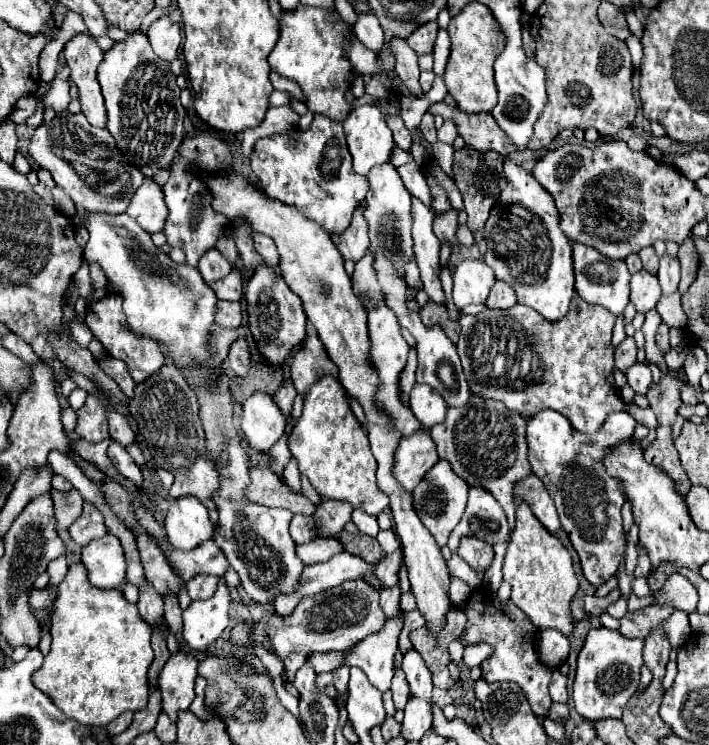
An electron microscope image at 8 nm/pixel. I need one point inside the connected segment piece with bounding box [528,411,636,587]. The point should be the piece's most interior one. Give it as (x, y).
(569, 463)

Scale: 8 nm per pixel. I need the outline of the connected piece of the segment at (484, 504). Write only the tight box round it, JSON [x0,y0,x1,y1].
[448,487,508,549]

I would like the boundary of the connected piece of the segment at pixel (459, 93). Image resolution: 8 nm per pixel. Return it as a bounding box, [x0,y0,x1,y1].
[444,3,506,113]

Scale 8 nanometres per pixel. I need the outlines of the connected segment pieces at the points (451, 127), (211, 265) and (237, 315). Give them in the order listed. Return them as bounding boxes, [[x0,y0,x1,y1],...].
[[438,121,458,143],[198,247,234,283],[216,301,242,329]]

